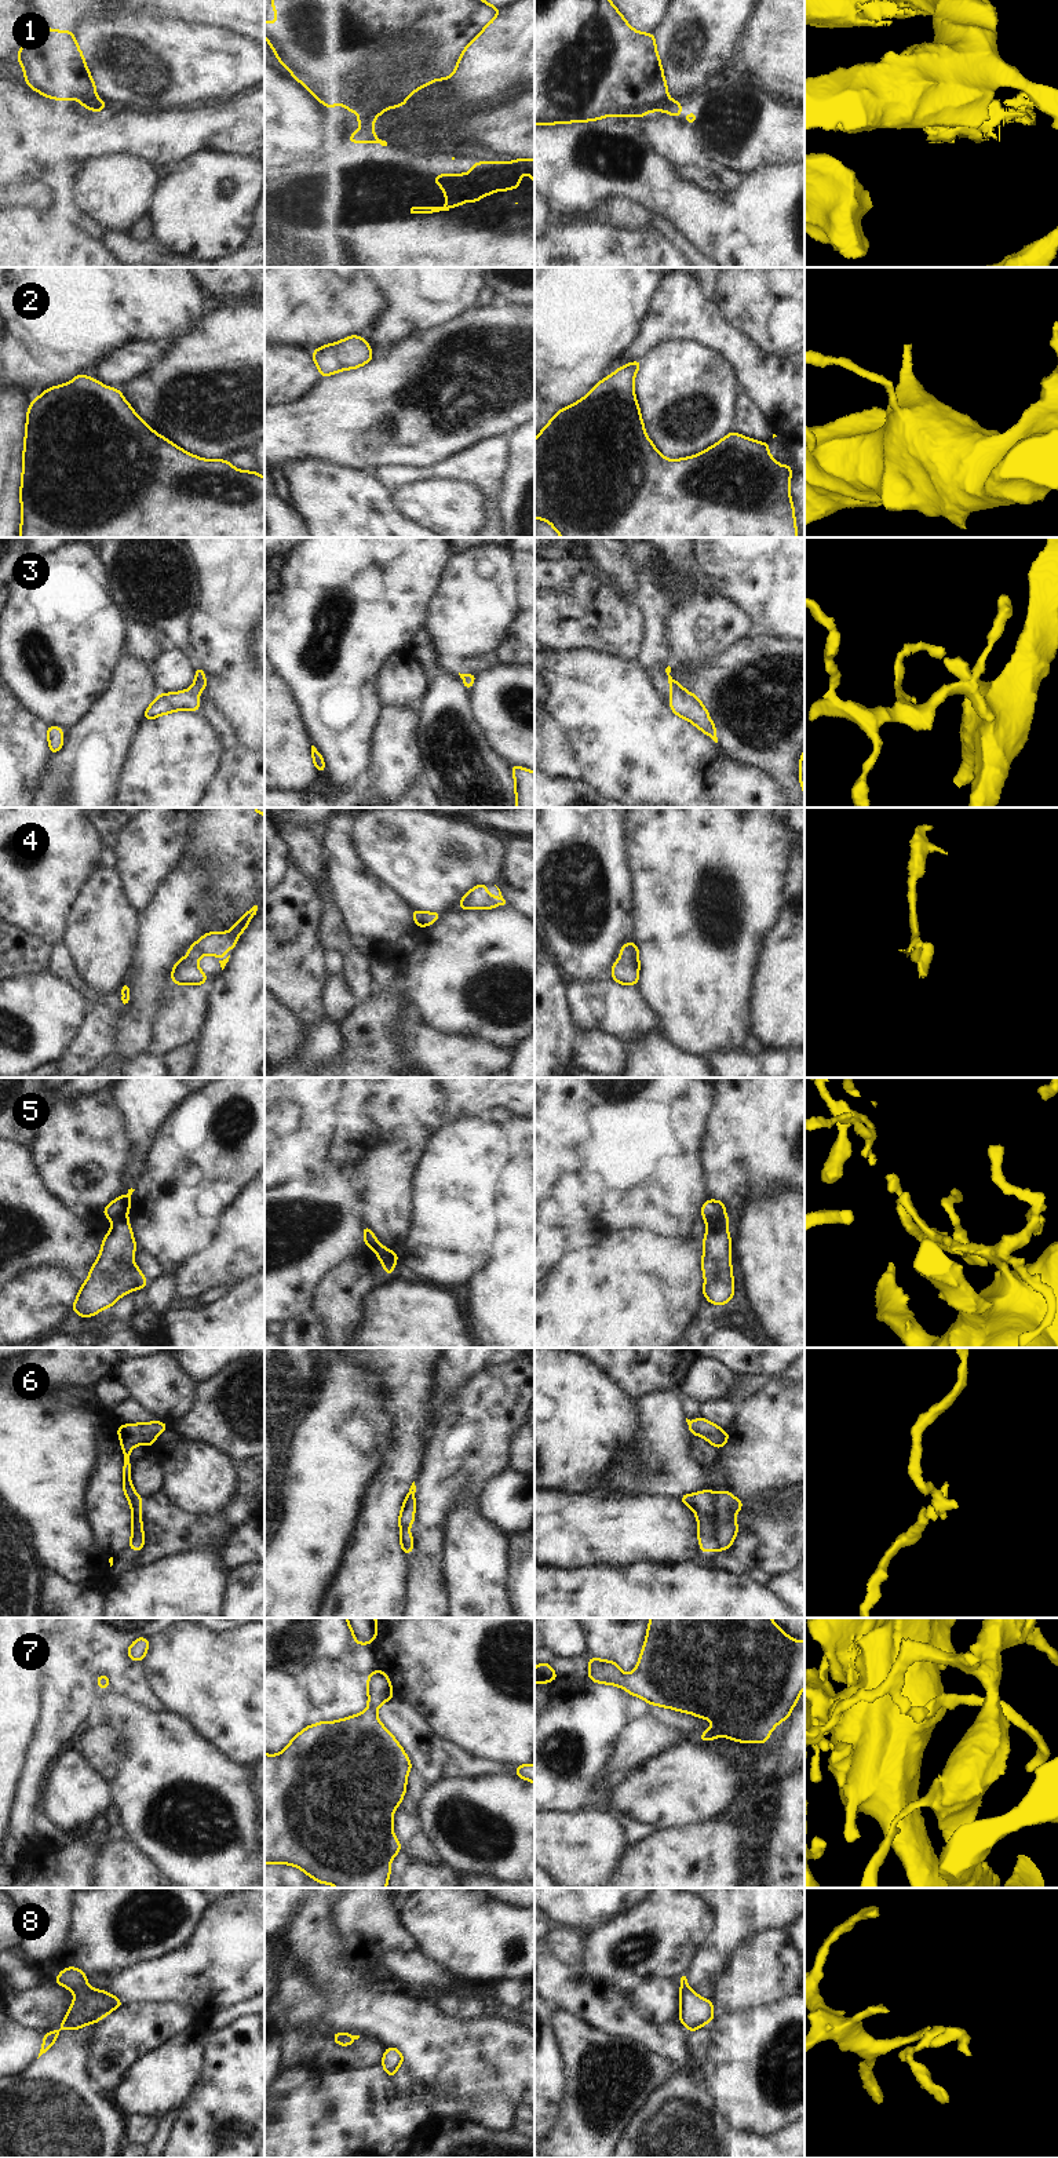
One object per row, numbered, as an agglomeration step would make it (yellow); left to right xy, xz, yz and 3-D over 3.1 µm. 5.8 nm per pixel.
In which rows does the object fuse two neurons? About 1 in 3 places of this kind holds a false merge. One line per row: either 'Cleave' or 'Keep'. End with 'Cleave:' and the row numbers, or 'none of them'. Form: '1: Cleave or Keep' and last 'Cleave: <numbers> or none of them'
1: Cleave
2: Keep
3: Keep
4: Keep
5: Cleave
6: Keep
7: Keep
8: Keep
Cleave: 1, 5.

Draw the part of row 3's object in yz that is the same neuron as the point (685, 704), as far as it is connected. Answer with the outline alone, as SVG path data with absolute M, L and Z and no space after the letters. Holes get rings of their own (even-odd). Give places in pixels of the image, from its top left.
M670 666L665 668L665 672L668 675L668 684L671 686L671 697L668 706L672 708L674 714L687 719L703 733L707 733L715 743L718 743L716 728L711 721L704 704L696 695L683 689L682 685L670 675Z

